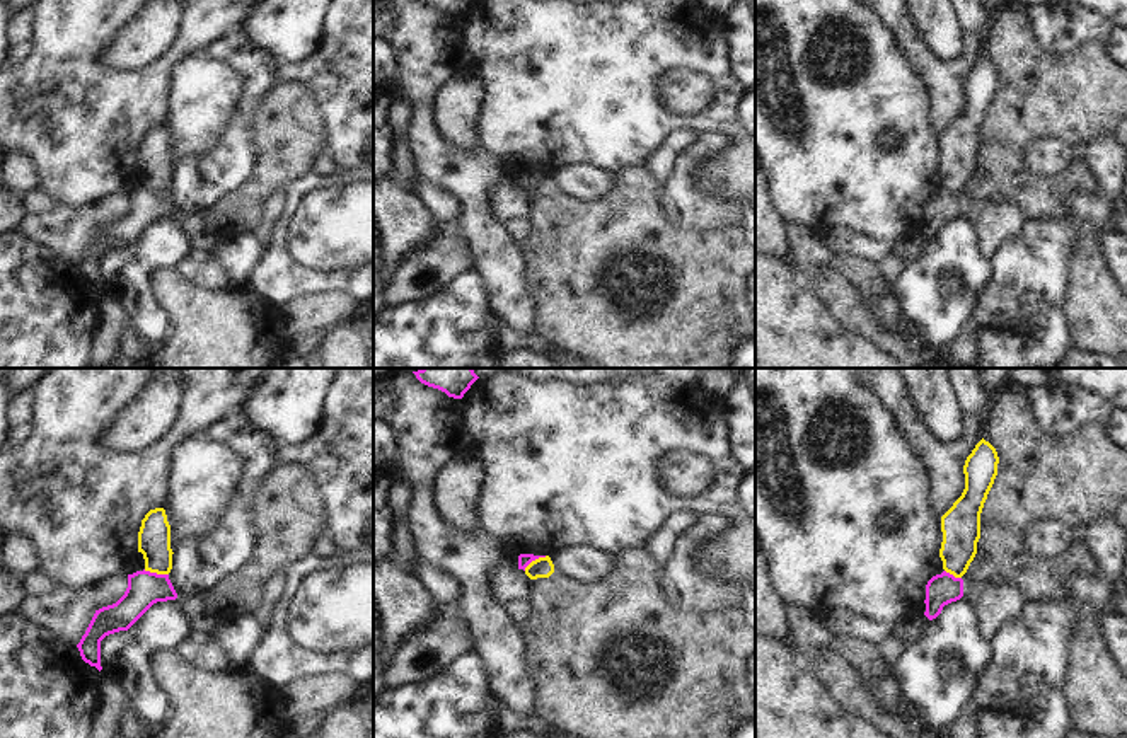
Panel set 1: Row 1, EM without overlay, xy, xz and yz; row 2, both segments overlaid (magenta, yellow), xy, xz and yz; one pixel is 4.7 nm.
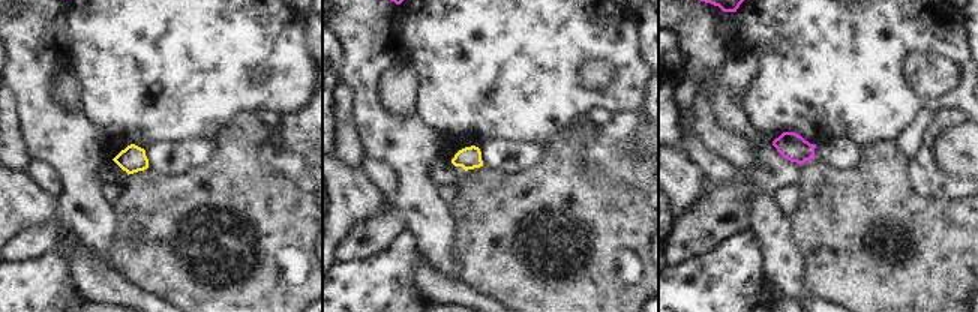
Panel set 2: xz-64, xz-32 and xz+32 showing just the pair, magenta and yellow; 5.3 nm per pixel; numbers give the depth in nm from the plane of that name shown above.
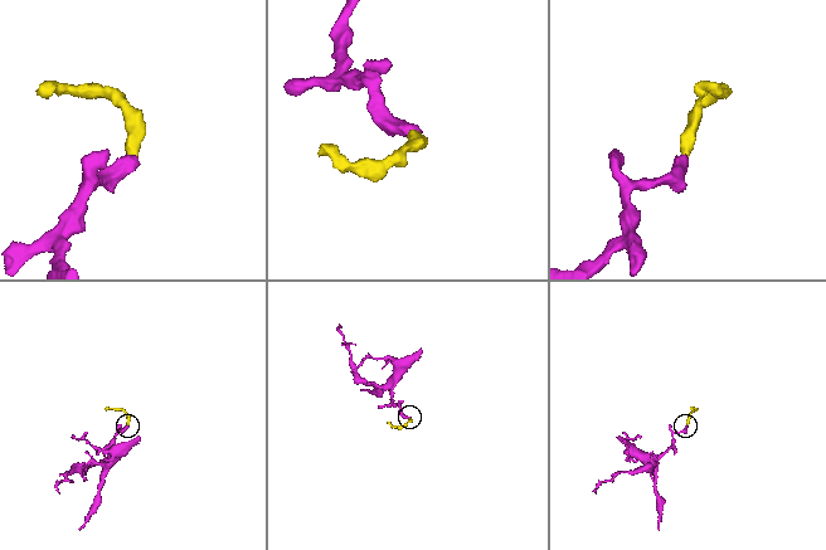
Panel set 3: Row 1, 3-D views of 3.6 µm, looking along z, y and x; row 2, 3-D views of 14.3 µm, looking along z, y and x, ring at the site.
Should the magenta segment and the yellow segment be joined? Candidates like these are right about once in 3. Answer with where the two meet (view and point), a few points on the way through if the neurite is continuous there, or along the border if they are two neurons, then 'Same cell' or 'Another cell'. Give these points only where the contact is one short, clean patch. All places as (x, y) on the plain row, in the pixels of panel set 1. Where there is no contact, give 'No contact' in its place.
Touches magenta at xy (156, 191). Boundary: xy (144, 188), (167, 193). Another cell.

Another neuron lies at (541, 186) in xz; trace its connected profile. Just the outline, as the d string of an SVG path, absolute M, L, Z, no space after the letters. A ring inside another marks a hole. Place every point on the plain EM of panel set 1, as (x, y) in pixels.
M549 174L546 176L539 176L535 179L532 179L527 186L525 186L525 193L530 198L537 198L537 196L549 196L554 191L554 182L551 179Z

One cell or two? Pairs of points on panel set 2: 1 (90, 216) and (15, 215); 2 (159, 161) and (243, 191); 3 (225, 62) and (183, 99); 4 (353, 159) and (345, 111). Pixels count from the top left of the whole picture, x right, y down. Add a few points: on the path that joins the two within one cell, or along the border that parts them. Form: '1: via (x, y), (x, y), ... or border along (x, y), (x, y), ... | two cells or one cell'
1: border along (57, 200), (60, 219), (74, 234) | two cells
2: border along (215, 149), (203, 164), (182, 173), (150, 170) | two cells
3: via (215, 68), (194, 89) | one cell
4: via (347, 147), (345, 123) | one cell

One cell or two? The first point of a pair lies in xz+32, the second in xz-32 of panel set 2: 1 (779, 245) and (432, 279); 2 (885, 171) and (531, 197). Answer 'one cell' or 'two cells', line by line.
1: two cells
2: one cell

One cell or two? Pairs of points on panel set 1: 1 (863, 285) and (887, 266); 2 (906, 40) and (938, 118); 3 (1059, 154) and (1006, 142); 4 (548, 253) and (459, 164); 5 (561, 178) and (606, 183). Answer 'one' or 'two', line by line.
1: two
2: one
3: two
4: two
5: one

